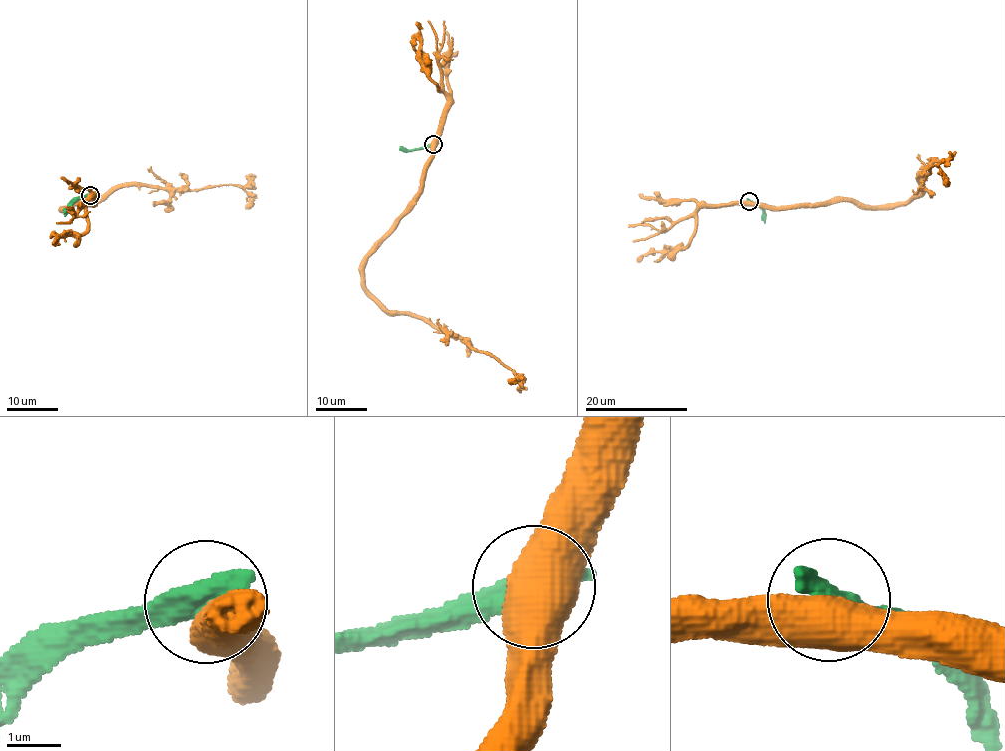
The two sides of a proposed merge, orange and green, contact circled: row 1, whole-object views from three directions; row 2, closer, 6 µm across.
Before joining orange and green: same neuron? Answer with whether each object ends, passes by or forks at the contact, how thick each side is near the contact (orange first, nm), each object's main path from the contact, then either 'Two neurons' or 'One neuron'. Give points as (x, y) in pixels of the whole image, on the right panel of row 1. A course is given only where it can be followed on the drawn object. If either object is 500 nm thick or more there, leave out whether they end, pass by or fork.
Thickness 700 nm (orange) against 550 nm. Course of orange: (749, 201), (772, 206), (908, 203), (921, 190), (917, 174), (928, 174), (956, 151). Course of green: (749, 201), (760, 206), (764, 223). Two neurons

